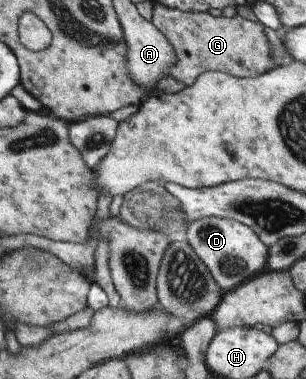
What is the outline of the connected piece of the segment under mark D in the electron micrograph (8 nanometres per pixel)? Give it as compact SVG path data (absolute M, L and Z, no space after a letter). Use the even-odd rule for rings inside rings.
M203 217L191 221L186 228L186 241L223 292L230 291L253 276L266 271L268 247L250 228L239 221L217 217Z

